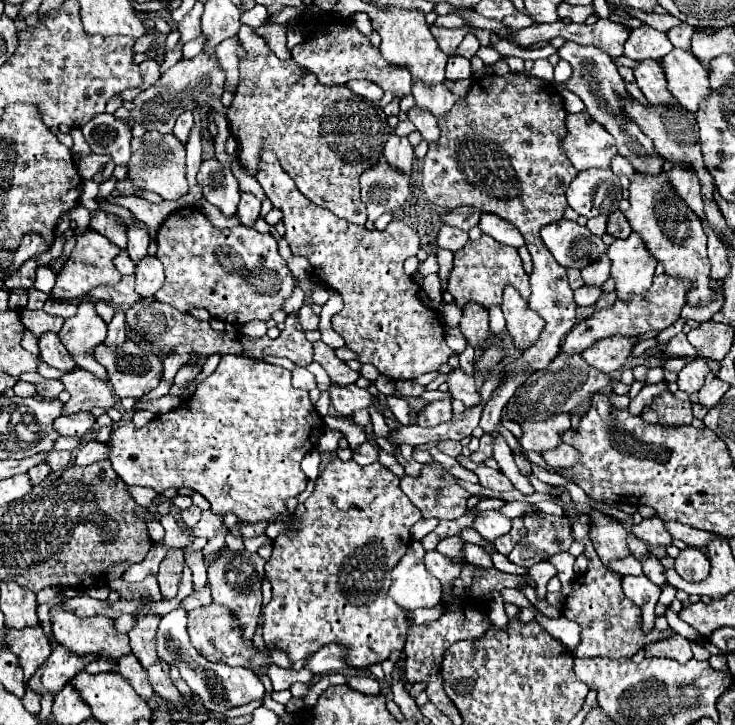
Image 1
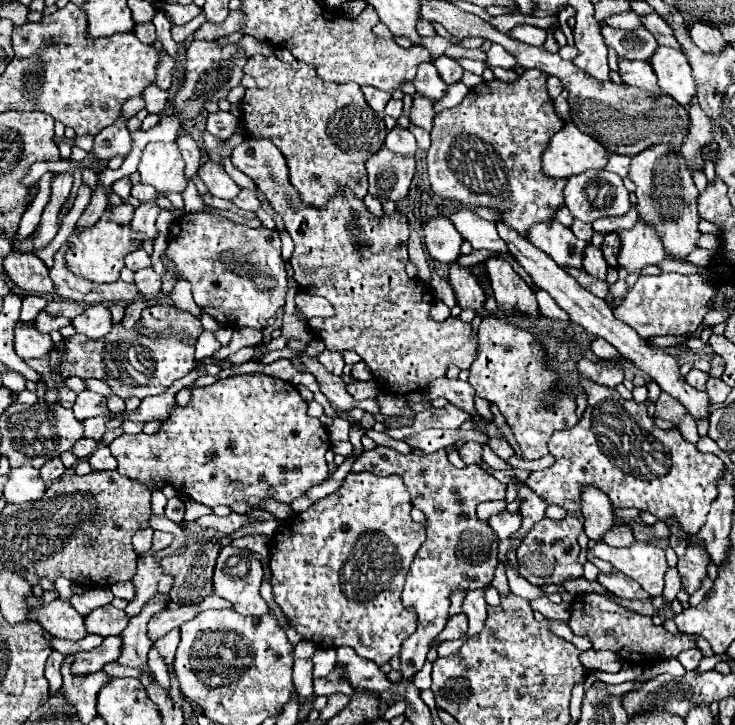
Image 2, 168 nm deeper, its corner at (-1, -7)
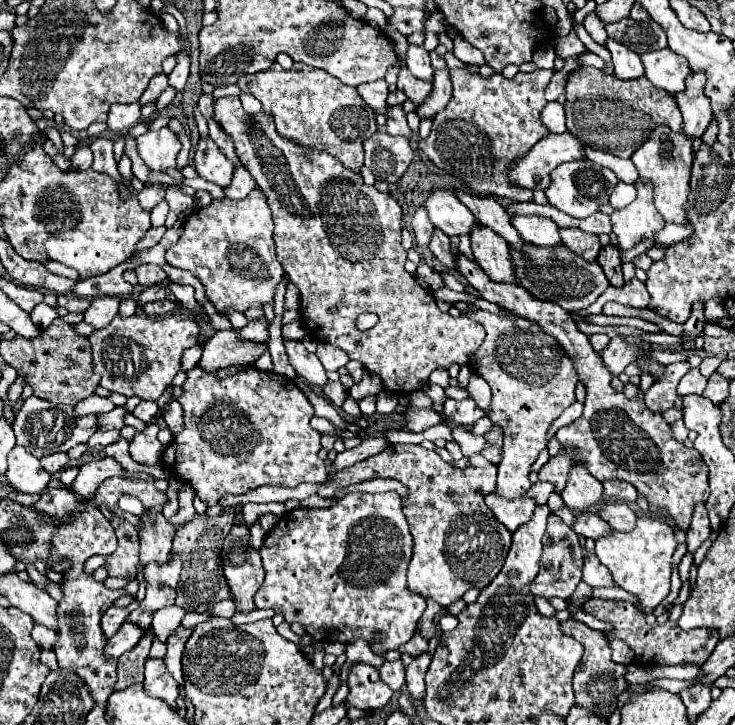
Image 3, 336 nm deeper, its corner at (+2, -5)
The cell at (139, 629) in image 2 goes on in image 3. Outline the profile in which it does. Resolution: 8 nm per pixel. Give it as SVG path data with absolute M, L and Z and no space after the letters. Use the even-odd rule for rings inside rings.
M173 558L167 564L147 564L145 568L145 580L147 580L147 594L145 600L139 604L137 610L133 610L127 620L137 624L139 628L147 630L151 624L151 618L157 610L165 606L175 604L175 588L181 574L181 560Z

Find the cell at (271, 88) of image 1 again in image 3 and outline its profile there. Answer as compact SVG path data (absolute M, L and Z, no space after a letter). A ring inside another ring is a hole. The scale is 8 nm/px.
M277 62L269 70L241 76L237 84L243 92L255 96L265 112L271 112L279 136L311 150L327 150L345 168L361 174L363 142L377 132L377 124L375 112L367 104L363 108L357 88L345 86L329 72L307 64L295 64L295 68L283 70Z

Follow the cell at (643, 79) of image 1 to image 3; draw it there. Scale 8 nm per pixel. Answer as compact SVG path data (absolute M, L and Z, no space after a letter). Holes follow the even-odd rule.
M607 40L607 48L613 56L613 66L615 66L615 76L621 80L633 80L633 78L641 78L645 72L645 66L641 64L641 58L631 52L629 48L625 48L623 44L615 42L615 40Z

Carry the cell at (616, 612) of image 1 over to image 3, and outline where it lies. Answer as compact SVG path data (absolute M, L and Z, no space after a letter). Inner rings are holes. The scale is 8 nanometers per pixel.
M589 598L583 604L583 610L593 614L595 618L609 622L611 630L605 634L607 638L619 638L623 642L627 642L627 646L635 652L635 664L641 666L653 666L653 664L681 664L681 662L695 662L695 664L703 664L709 658L709 652L713 652L715 644L719 642L717 632L709 630L709 628L695 628L695 630L681 630L677 628L677 624L667 622L663 626L649 626L643 618L641 612L637 612L637 608L631 602L617 602L617 600L601 600L601 598Z

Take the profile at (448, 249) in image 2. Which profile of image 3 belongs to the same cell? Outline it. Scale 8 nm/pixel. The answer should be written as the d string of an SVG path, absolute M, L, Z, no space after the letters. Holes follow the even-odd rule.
M419 208L419 210L415 212L411 226L413 226L413 236L415 236L417 246L427 246L427 244L431 242L431 238L433 238L435 226L433 226L433 222L429 220L429 214L427 214L425 208Z

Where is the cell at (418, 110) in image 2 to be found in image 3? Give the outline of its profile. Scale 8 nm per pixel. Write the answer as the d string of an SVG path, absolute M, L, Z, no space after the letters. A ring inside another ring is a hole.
M401 68L397 78L397 88L407 96L407 100L411 100L419 108L425 102L425 98L429 98L433 84L417 80L413 74L409 74L407 68Z

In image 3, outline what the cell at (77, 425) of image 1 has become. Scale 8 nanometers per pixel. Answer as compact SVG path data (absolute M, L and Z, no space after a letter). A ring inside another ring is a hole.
M117 406L105 414L97 414L97 428L99 430L121 430L125 414L127 410L123 406Z

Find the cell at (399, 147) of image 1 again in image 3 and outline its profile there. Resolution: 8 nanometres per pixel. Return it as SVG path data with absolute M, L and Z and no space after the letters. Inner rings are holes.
M401 106L387 110L387 132L391 136L407 136L407 138L411 138L411 128L407 126L405 112L401 110Z

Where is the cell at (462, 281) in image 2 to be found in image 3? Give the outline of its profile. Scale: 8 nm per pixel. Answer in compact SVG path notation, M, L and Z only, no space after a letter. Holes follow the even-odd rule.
M437 230L433 234L433 240L431 240L429 248L431 248L431 252L437 256L437 260L443 266L447 266L451 270L457 270L457 258L459 258L459 254L451 252L451 240L449 240L449 236L445 236L445 232Z

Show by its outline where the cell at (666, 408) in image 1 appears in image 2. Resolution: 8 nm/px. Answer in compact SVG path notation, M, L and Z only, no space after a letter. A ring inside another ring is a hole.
M662 392L660 398L656 400L656 414L654 414L656 418L664 418L678 424L684 414L686 414L686 408L678 400L674 400L670 394Z

